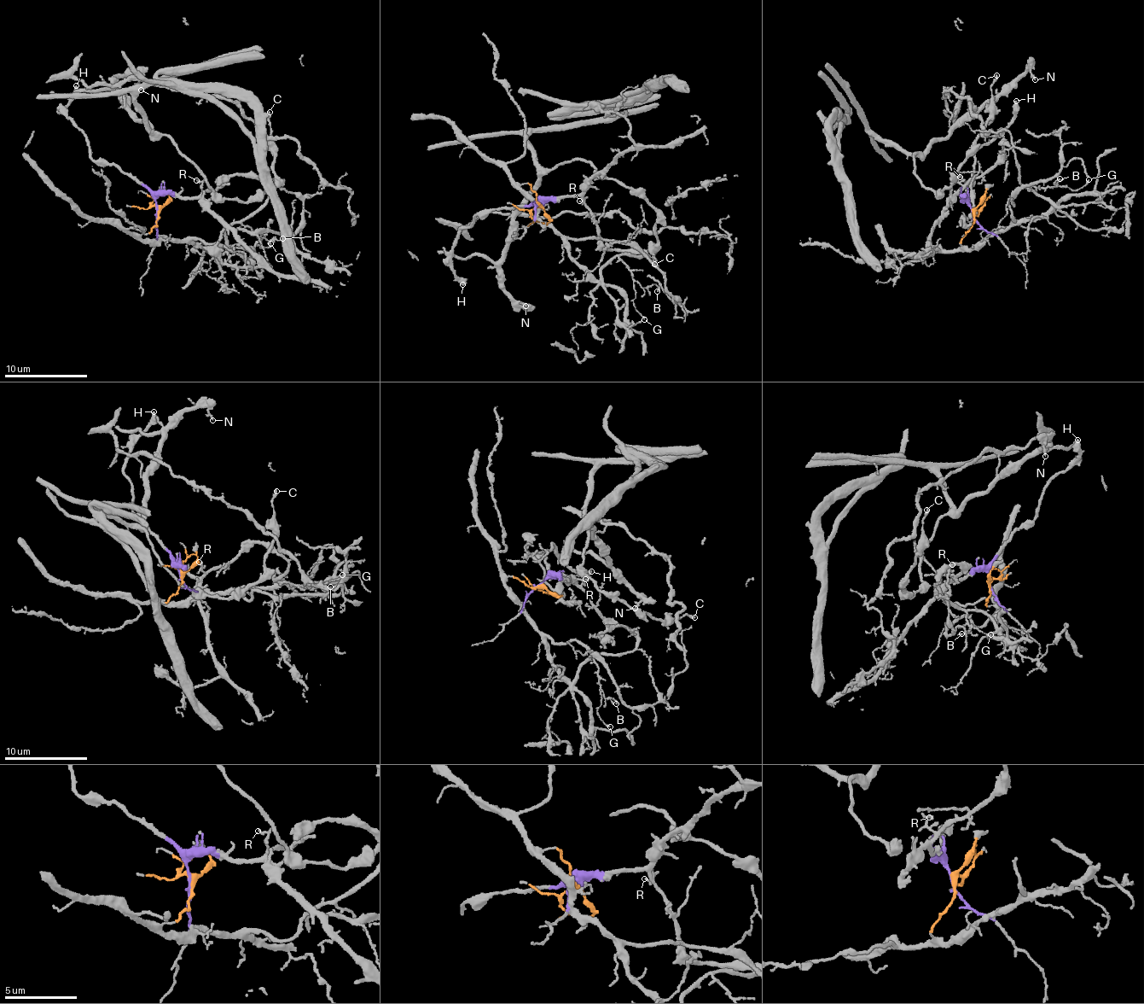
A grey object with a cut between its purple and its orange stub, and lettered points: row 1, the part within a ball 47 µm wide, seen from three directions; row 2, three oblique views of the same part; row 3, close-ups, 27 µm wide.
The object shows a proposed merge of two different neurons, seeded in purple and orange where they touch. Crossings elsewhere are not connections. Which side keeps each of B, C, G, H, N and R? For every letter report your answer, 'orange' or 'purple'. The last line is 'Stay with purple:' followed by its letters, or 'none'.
B: purple
C: purple
G: purple
H: purple
N: purple
R: purple
Stay with purple: B, C, G, H, N, R

